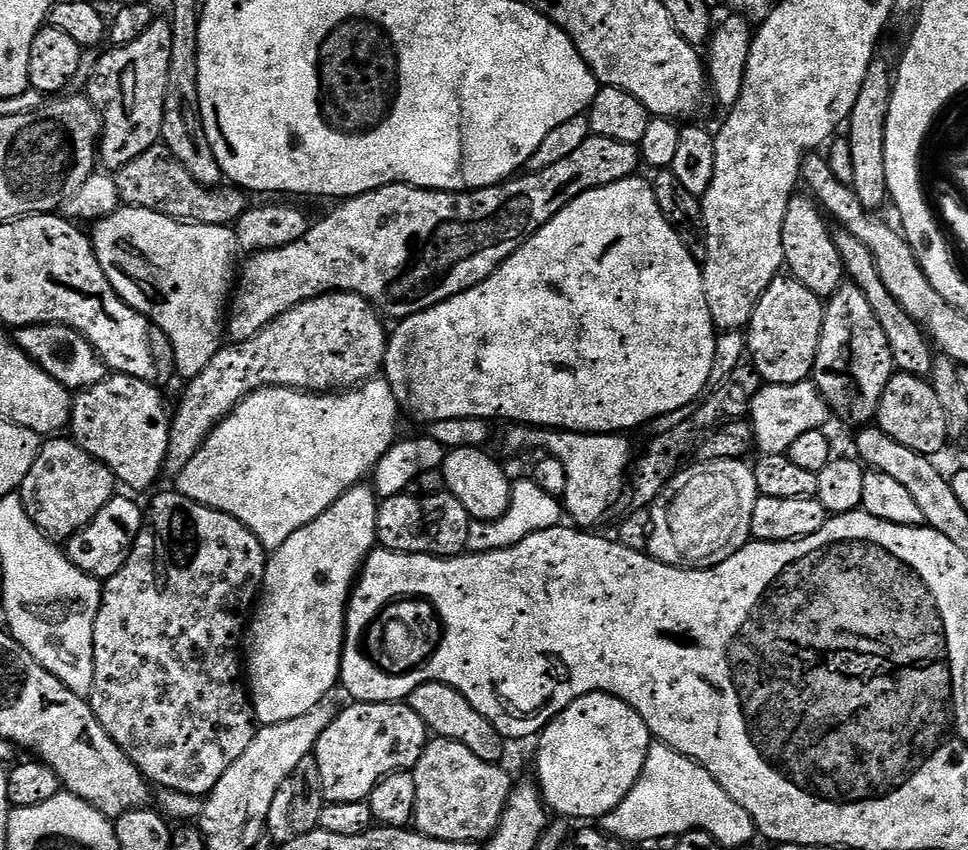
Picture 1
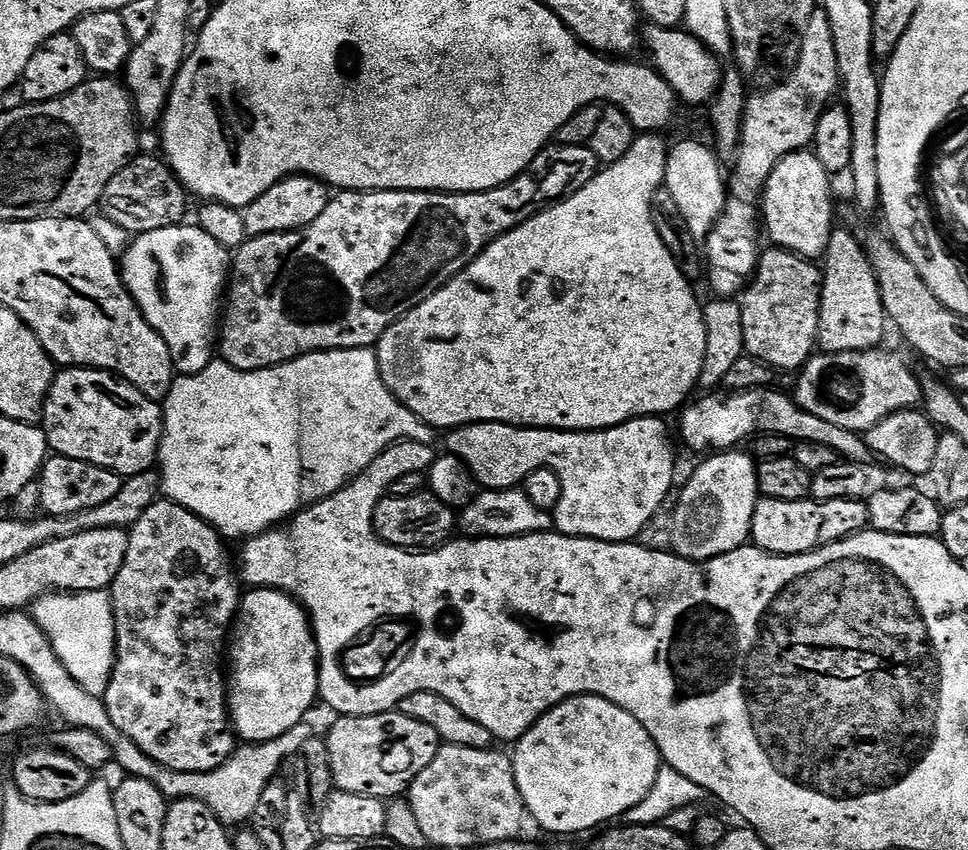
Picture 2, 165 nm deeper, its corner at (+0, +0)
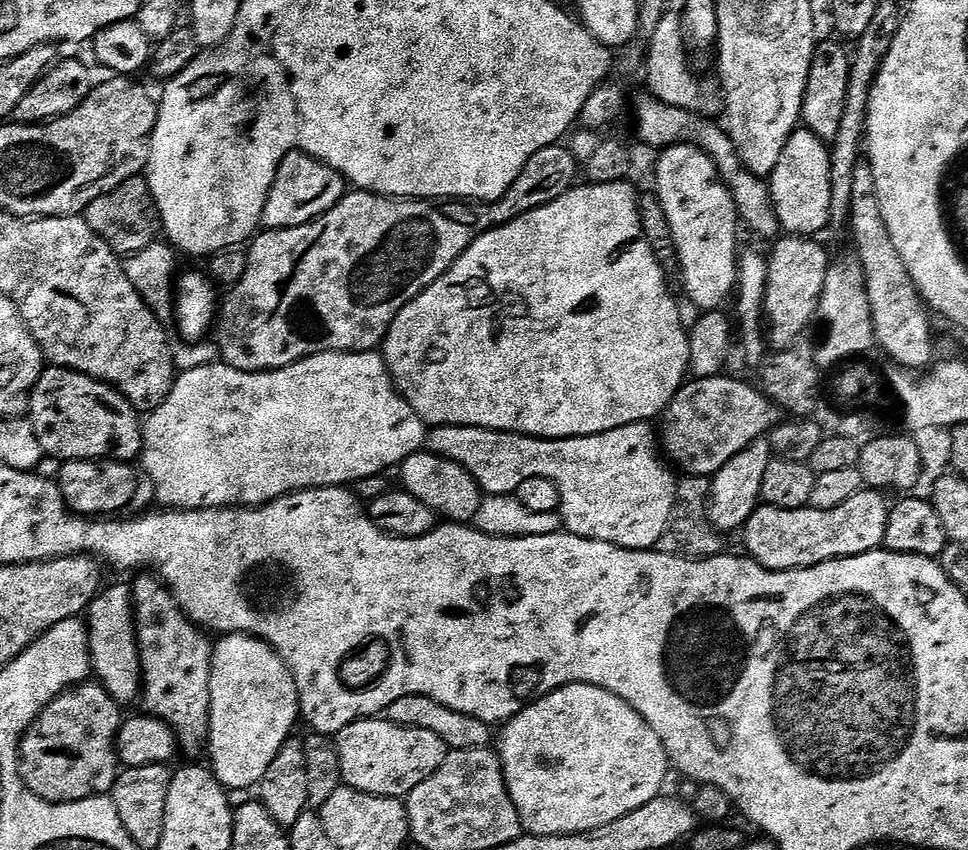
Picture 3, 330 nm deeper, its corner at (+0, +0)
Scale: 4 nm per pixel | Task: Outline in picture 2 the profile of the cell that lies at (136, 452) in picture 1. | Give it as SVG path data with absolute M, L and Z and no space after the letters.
M68 366L53 375L52 389L44 403L42 427L48 447L55 455L78 458L127 478L147 472L157 463L160 439L164 437L164 409L157 401L143 396L133 384L124 383L111 372Z

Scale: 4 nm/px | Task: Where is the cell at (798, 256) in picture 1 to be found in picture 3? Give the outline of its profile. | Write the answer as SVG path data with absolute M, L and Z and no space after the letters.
M797 130L786 142L782 158L770 177L772 203L776 205L778 222L789 236L819 237L832 219L830 210L830 148L813 132Z

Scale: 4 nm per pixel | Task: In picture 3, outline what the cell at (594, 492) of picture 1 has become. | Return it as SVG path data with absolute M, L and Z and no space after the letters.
M651 423L627 424L618 430L606 430L602 434L593 436L575 436L569 440L539 440L536 436L520 436L517 432L496 432L492 428L457 428L455 426L436 426L427 433L426 448L436 456L441 456L447 460L452 460L458 466L462 466L476 480L476 485L480 487L481 493L489 496L511 496L526 482L526 478L550 478L558 486L560 495L559 515L562 517L562 524L567 531L574 536L581 536L587 540L597 540L598 542L610 542L619 548L638 548L641 550L652 550L660 543L664 537L664 532L672 522L672 512L676 508L676 485L677 477L672 477L670 469L664 465L665 457L662 455L662 444L658 439L657 429Z

